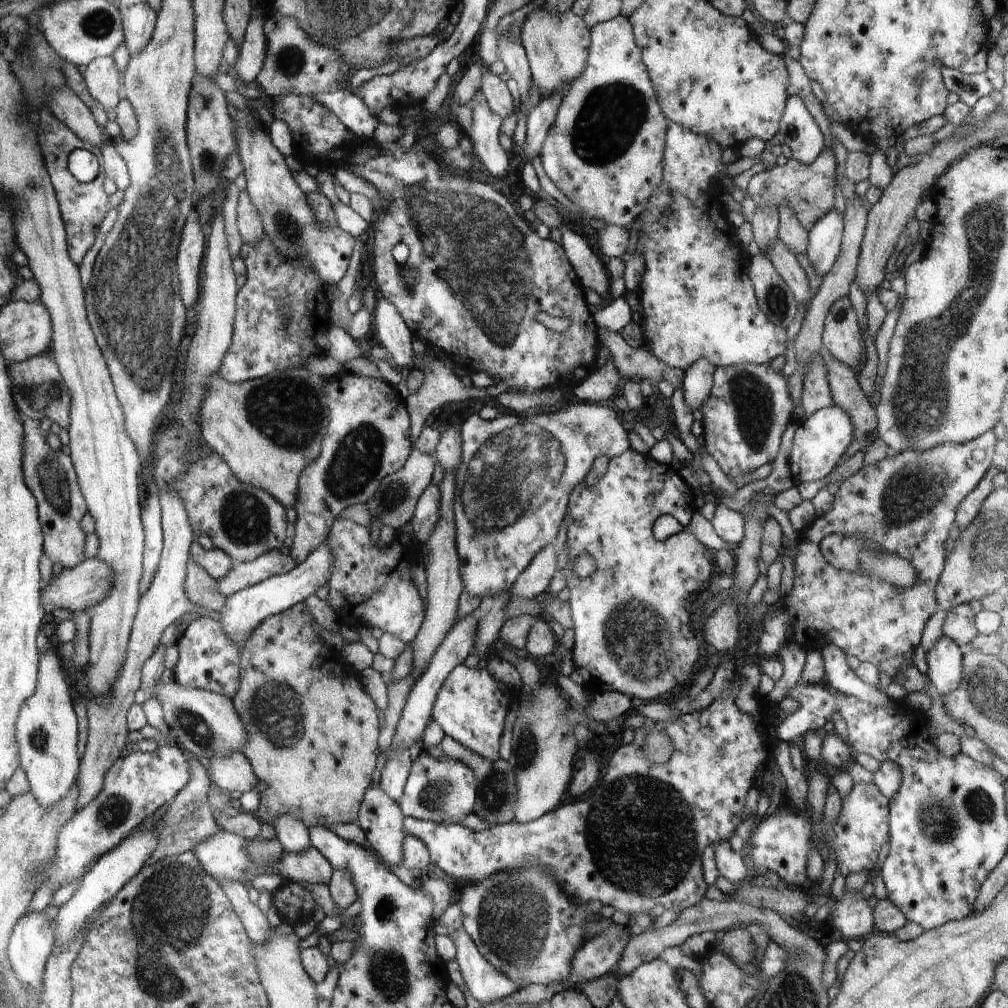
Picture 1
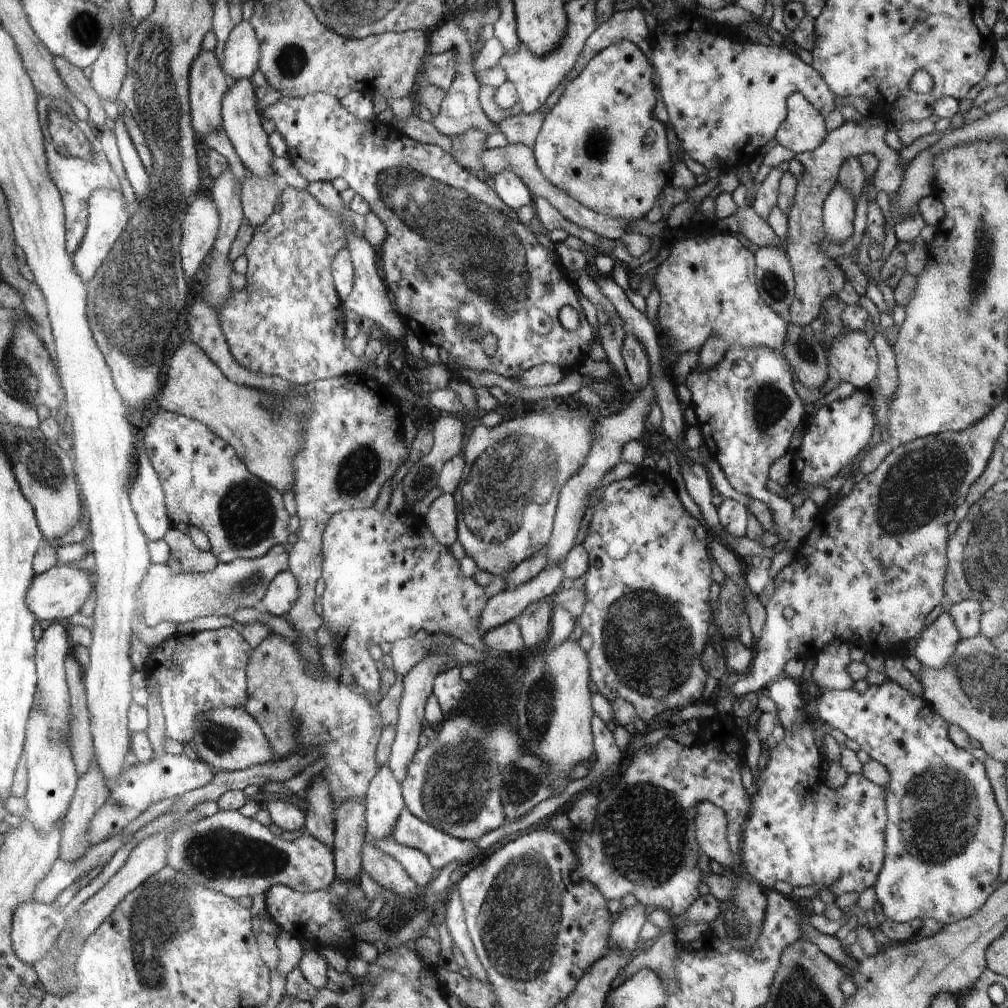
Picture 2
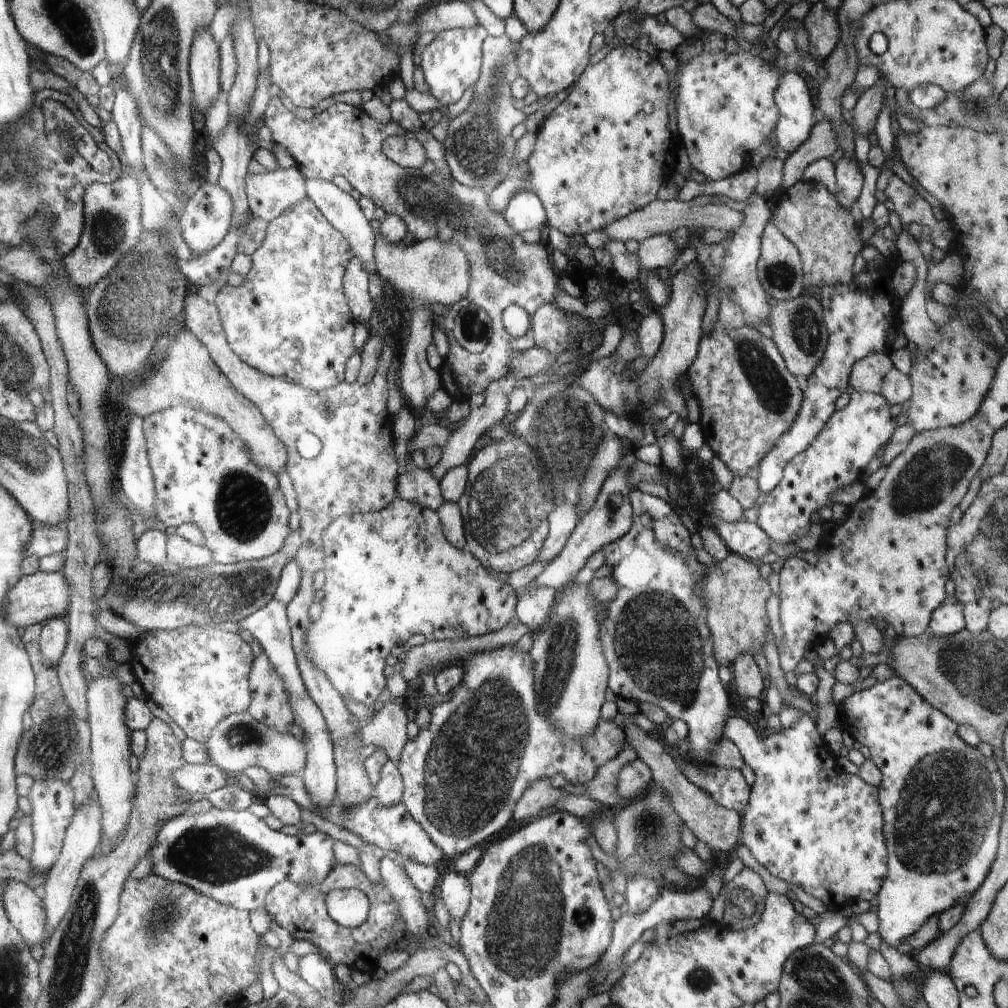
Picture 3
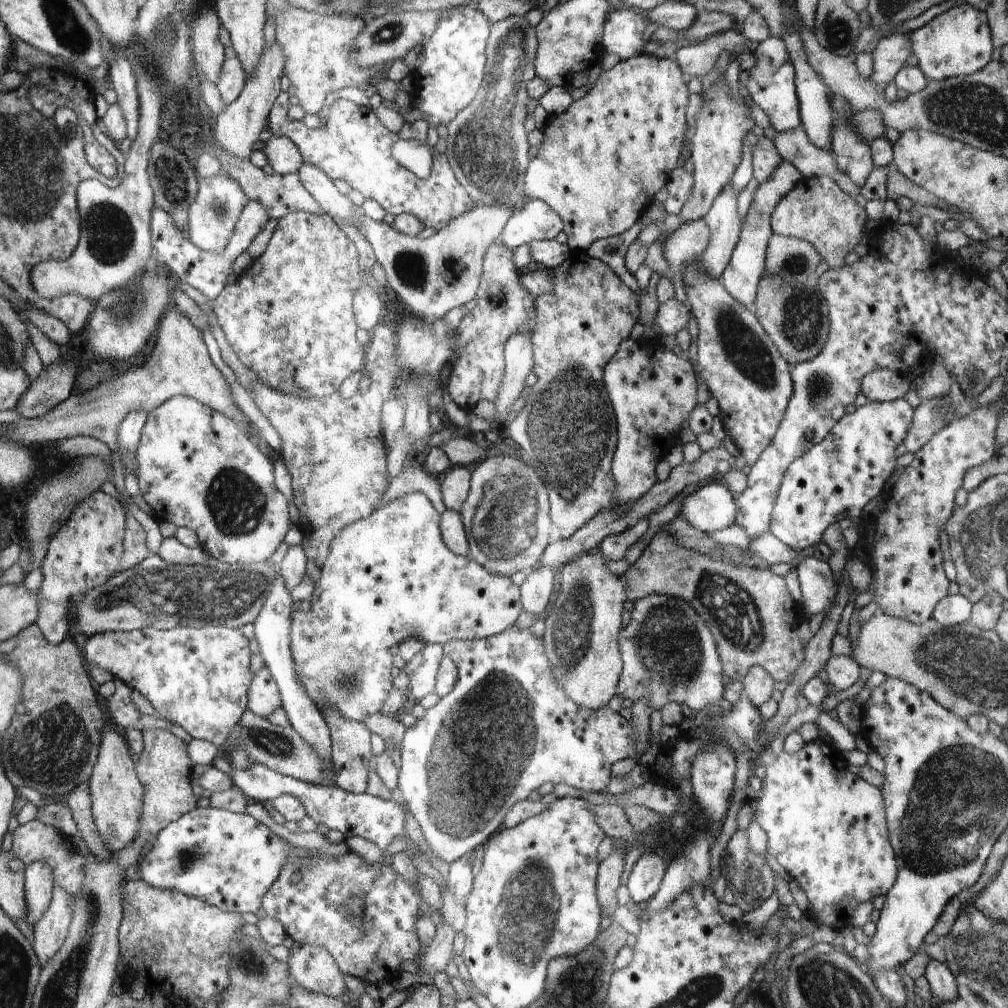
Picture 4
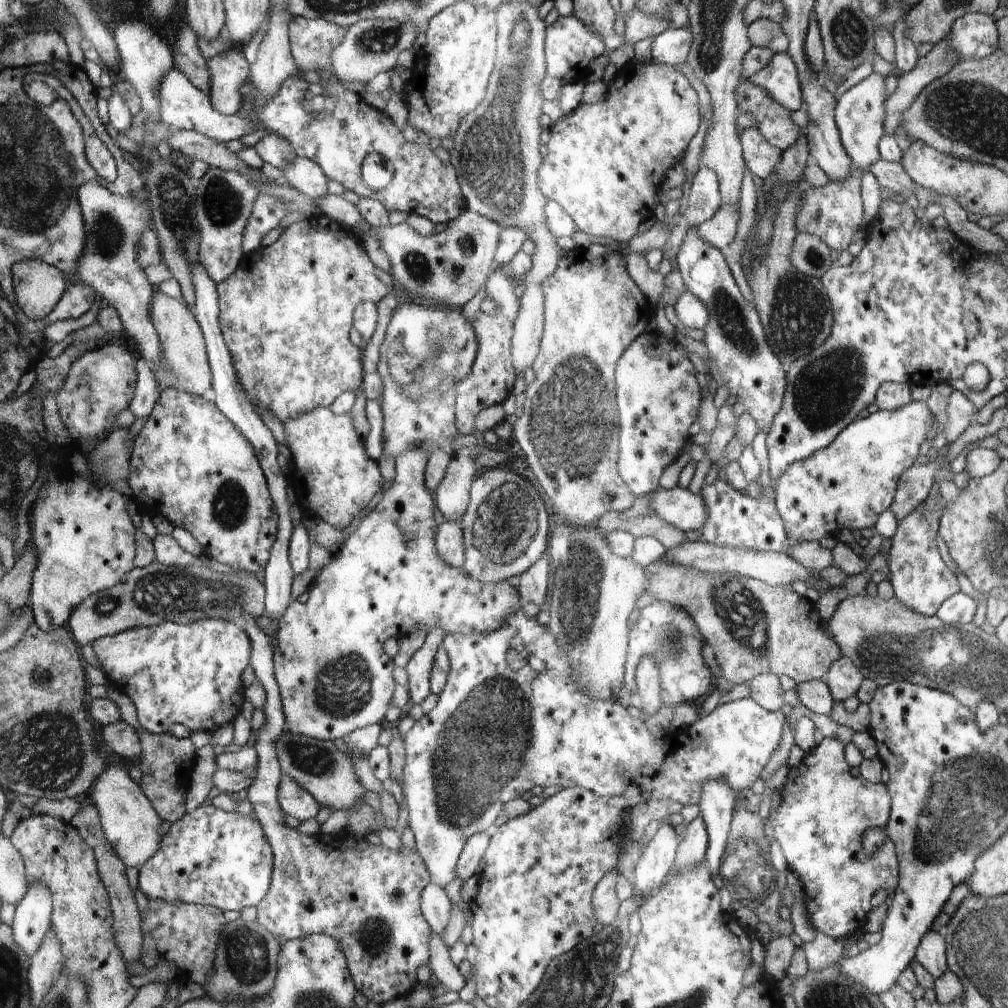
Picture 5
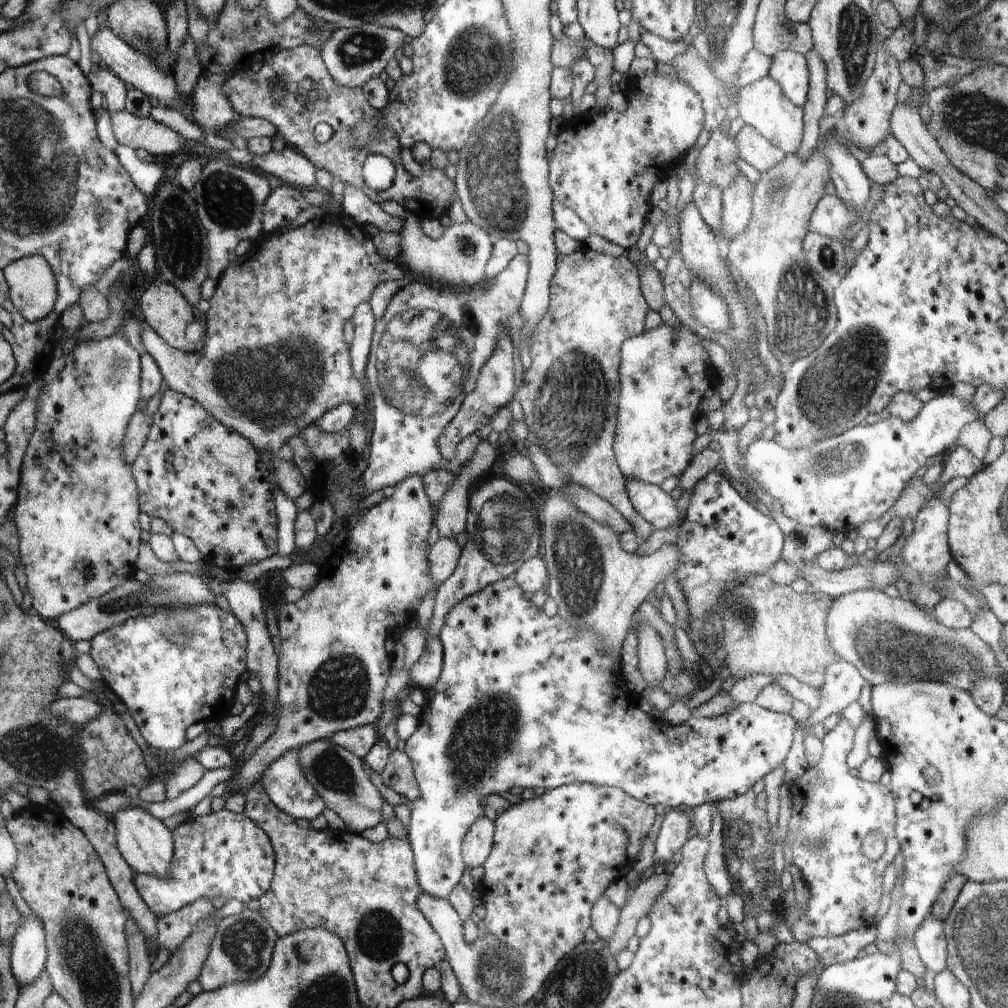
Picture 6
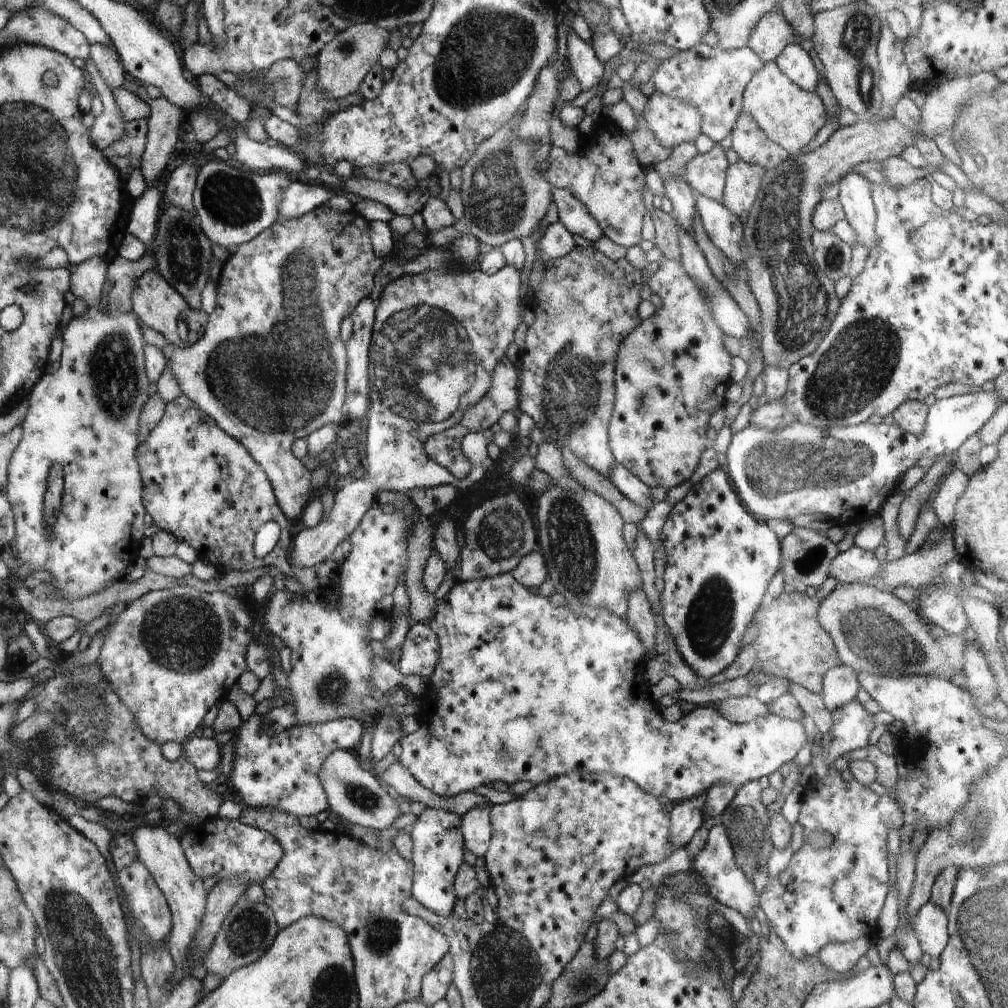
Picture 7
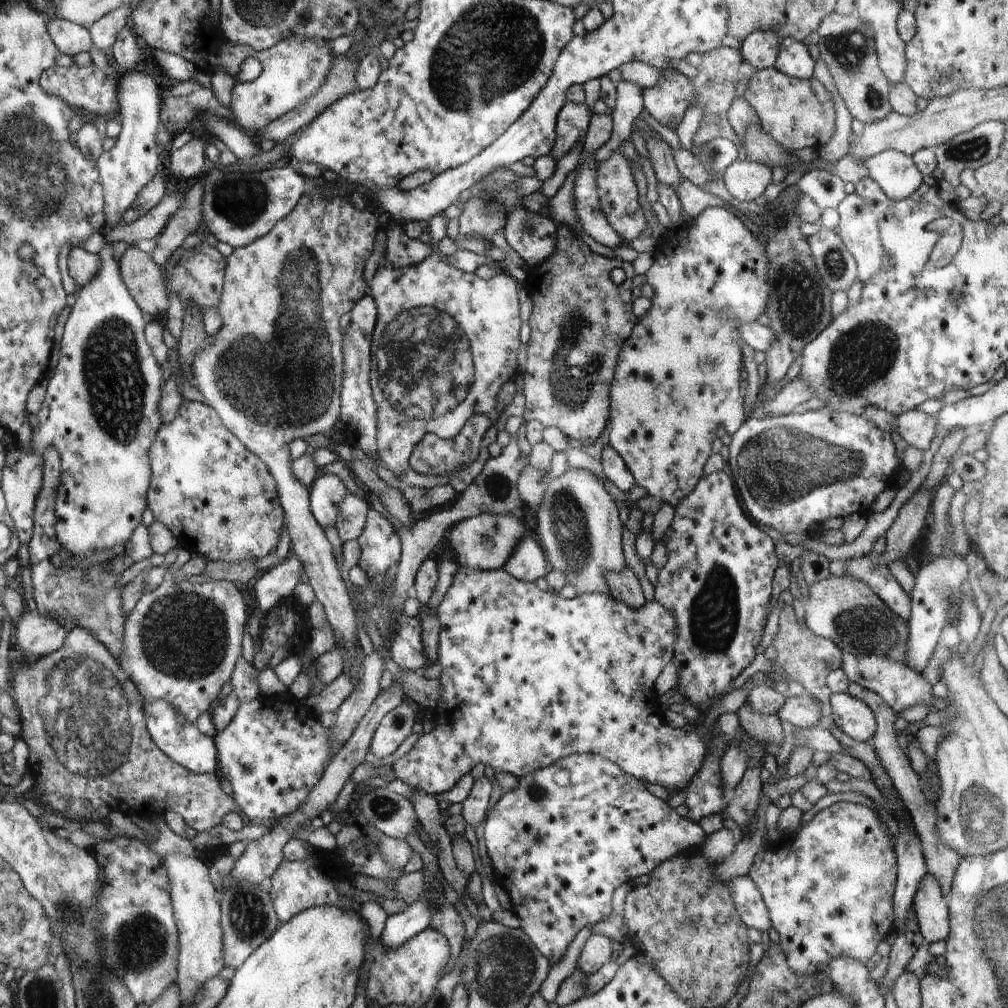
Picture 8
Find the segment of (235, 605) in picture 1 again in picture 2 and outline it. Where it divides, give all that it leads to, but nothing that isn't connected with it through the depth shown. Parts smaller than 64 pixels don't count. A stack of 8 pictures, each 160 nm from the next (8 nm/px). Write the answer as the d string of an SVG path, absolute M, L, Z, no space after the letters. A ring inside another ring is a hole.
M284 571L275 576L265 592L259 608L272 616L284 616L299 597L299 584L292 572Z

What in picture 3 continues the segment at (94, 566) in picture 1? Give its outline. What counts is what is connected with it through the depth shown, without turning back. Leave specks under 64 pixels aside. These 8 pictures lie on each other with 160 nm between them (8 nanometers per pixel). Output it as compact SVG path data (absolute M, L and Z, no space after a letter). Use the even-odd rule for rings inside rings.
M62 570L55 573L38 571L33 575L24 575L11 592L8 592L8 596L4 600L6 602L4 604L6 616L8 616L8 620L12 620L11 624L18 628L31 627L32 625L40 626L56 617L65 618L71 592L72 588L70 588Z

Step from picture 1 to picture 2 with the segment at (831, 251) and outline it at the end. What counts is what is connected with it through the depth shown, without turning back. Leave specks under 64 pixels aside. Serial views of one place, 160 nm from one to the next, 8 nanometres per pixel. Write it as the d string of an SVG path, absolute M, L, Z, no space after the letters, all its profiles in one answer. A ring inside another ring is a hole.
M840 183L829 191L823 204L823 225L827 238L833 242L844 242L853 233L855 221L855 198L847 193Z

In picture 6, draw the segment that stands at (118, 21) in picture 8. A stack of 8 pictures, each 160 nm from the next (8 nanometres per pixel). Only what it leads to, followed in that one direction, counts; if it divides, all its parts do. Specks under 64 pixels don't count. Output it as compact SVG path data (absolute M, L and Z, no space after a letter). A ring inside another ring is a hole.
M98 63L94 71L88 75L88 80L91 80L92 88L102 94L103 105L107 110L119 111L125 108L128 86L107 66Z

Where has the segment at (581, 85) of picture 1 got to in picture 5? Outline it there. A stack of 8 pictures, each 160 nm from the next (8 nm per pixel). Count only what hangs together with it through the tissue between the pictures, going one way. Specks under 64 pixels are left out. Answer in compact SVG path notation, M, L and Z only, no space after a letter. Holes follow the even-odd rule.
M632 60L629 64L619 68L616 72L614 82L608 86L608 97L601 103L584 104L582 103L576 110L567 113L558 122L554 124L548 123L550 131L550 140L546 144L546 153L542 168L539 168L537 184L540 192L547 197L548 201L554 201L559 204L576 223L579 230L590 236L604 237L618 242L620 246L625 245L638 232L640 232L641 224L647 219L654 216L654 209L659 205L656 194L663 184L666 173L676 163L683 160L686 148L690 144L690 140L694 138L694 134L698 132L698 124L700 124L700 113L698 113L698 95L684 73L676 70L675 67L665 65L664 63L639 62ZM326 193L313 201L321 211L320 214L331 217L353 230L357 226L364 226L362 229L370 232L368 237L376 234L374 236L382 241L381 246L390 259L392 276L396 277L402 290L408 290L414 300L428 304L432 300L432 305L444 304L444 307L450 309L462 309L485 286L488 276L497 268L493 258L503 228L493 220L472 211L464 210L463 214L451 220L441 233L425 237L406 222L372 227L359 214L356 205L340 195Z

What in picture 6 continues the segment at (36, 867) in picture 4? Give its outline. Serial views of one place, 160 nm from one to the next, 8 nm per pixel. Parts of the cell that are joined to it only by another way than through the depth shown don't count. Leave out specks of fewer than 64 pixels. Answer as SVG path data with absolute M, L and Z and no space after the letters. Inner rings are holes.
M34 912L30 918L21 916L21 923L11 940L11 968L21 991L45 970L46 959L47 944L42 921Z

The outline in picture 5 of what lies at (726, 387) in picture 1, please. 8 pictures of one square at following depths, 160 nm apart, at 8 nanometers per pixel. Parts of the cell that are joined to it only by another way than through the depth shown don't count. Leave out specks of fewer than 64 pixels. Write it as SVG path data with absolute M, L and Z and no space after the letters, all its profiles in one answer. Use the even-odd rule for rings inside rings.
M698 227L687 230L683 243L677 252L675 267L683 278L686 291L690 291L701 303L704 304L710 318L703 328L706 333L703 339L708 349L710 358L714 358L720 379L719 385L726 385L731 394L738 398L738 402L744 406L756 420L760 431L768 432L776 413L781 409L786 388L786 375L781 367L781 360L772 352L767 343L763 326L753 304L742 297L738 285L732 277L732 272L726 263L723 251L712 246L699 233Z

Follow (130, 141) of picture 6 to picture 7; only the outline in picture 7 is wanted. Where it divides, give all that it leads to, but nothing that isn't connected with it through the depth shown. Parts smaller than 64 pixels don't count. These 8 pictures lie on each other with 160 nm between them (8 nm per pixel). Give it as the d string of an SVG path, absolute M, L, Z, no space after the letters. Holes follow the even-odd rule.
M92 59L85 60L85 70L89 72L90 87L95 94L100 96L104 107L100 116L95 118L95 122L91 126L91 140L100 149L104 149L123 135L125 123L122 122L111 91L112 88L105 83L104 77Z

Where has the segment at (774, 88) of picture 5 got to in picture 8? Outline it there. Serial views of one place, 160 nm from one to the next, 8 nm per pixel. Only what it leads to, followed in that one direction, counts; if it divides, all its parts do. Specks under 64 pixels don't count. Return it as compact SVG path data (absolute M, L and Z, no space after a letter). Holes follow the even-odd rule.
M786 37L780 40L775 68L785 75L804 80L813 76L816 61L810 57L803 41Z

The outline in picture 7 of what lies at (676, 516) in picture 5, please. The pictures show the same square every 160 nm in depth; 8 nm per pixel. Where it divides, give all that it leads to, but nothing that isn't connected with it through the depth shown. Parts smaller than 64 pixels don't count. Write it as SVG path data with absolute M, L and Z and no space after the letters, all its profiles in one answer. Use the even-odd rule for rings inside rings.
M615 461L609 478L616 488L634 504L640 504L648 511L651 509L651 488L646 486L635 474L632 474L623 464Z

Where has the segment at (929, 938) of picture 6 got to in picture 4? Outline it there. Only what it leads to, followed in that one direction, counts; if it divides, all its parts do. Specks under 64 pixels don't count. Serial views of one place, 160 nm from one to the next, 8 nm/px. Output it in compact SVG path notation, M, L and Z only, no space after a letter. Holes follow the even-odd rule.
M932 959L924 976L933 998L937 998L942 1004L955 1003L959 999L955 976L944 963Z

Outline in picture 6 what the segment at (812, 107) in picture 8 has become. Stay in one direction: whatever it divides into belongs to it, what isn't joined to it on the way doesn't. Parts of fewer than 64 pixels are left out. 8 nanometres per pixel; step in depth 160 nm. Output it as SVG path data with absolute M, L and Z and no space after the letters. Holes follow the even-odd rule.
M766 75L760 80L742 86L737 96L737 107L739 117L745 124L752 125L784 154L798 152L803 141L803 106L794 104L788 95L785 95L785 90L776 79Z

